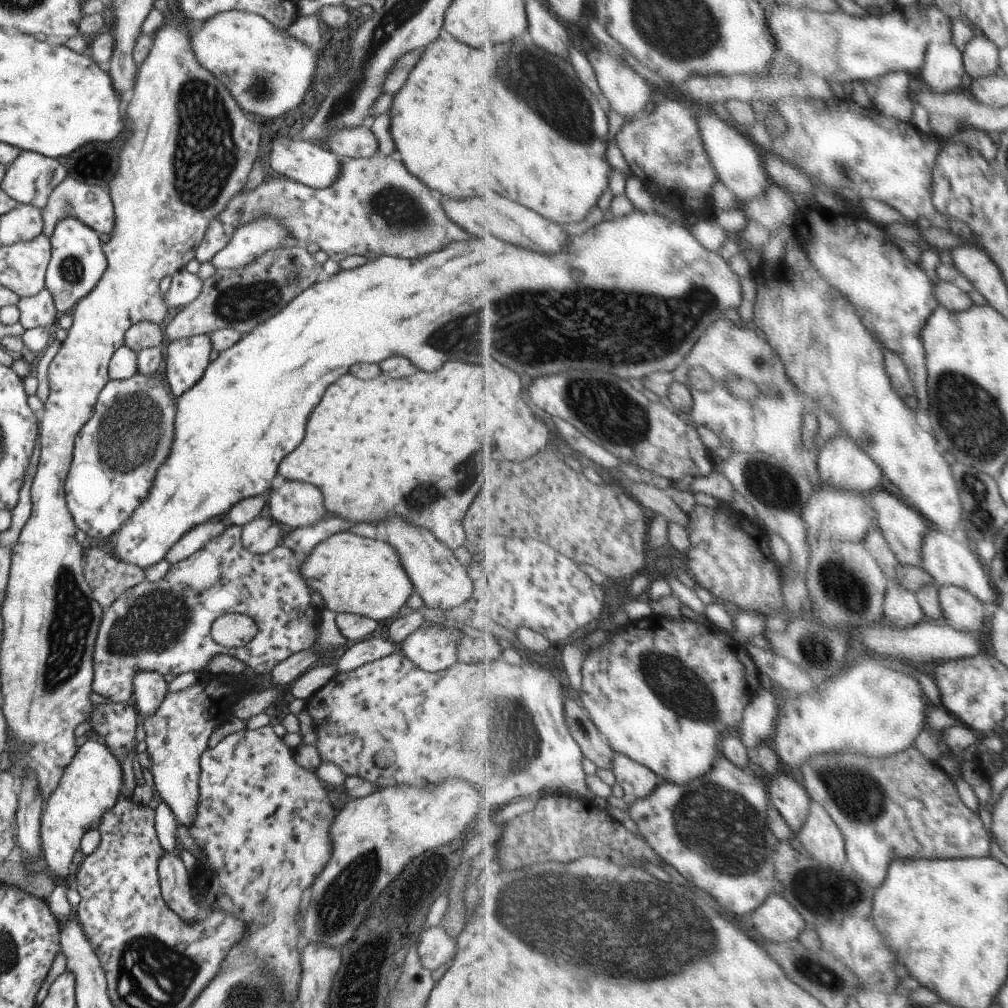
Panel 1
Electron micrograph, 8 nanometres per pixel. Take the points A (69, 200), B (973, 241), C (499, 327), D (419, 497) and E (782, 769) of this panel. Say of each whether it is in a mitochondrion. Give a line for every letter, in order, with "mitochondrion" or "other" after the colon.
A: mitochondrion
B: other
C: mitochondrion
D: mitochondrion
E: other

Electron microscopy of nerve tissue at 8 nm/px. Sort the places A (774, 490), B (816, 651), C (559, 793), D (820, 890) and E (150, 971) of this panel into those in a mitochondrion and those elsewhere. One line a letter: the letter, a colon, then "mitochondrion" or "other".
A: mitochondrion
B: mitochondrion
C: other
D: mitochondrion
E: mitochondrion

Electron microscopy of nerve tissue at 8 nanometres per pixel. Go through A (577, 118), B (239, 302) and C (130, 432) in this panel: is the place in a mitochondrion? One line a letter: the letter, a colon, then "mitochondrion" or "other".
A: mitochondrion
B: mitochondrion
C: mitochondrion

